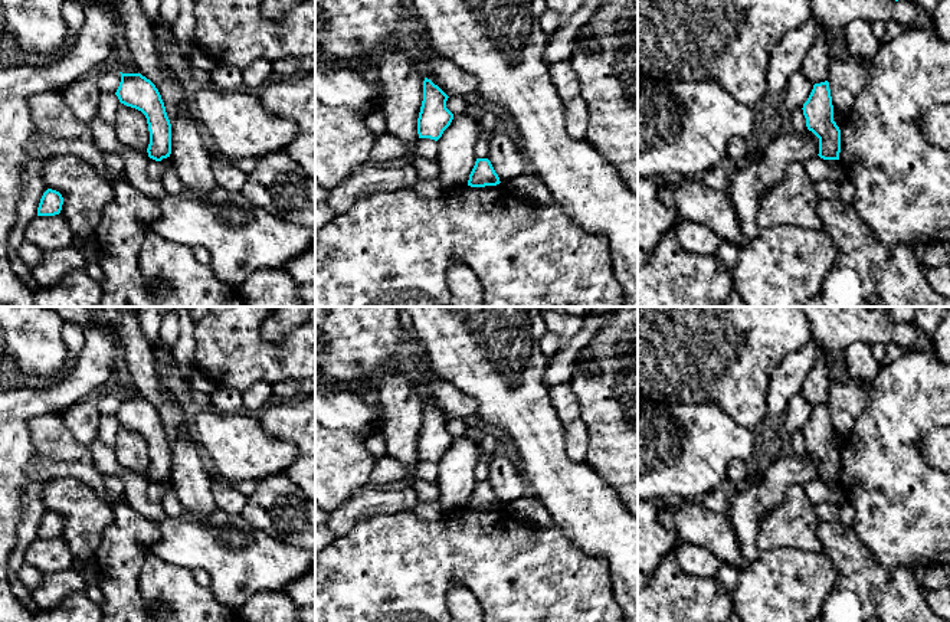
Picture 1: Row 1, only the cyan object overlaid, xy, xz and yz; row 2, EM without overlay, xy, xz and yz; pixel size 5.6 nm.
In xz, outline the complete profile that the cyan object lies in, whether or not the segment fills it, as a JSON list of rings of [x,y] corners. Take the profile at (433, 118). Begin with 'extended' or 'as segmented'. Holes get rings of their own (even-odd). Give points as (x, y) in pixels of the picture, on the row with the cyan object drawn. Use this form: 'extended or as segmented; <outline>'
as segmented; [[[430,79],[423,81],[423,101],[417,118],[419,138],[438,141],[451,125],[453,114],[446,108],[448,95]]]

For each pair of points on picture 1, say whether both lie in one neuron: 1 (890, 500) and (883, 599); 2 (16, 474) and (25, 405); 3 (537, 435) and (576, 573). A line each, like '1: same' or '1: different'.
1: different
2: different
3: different

